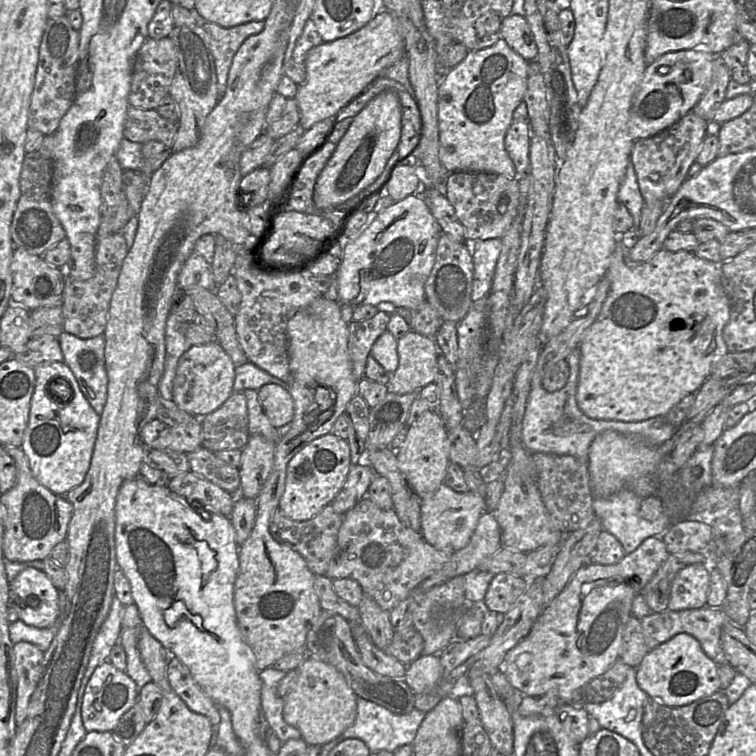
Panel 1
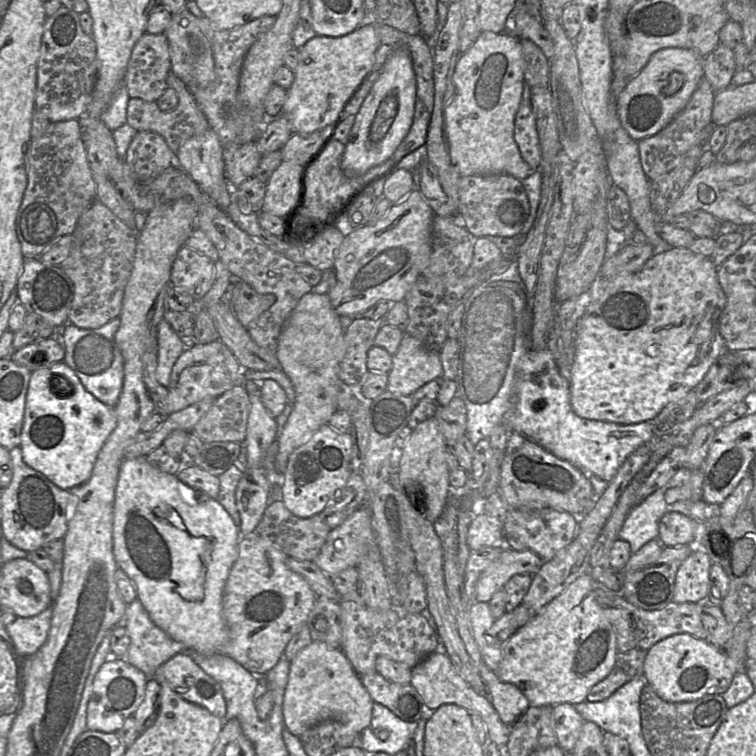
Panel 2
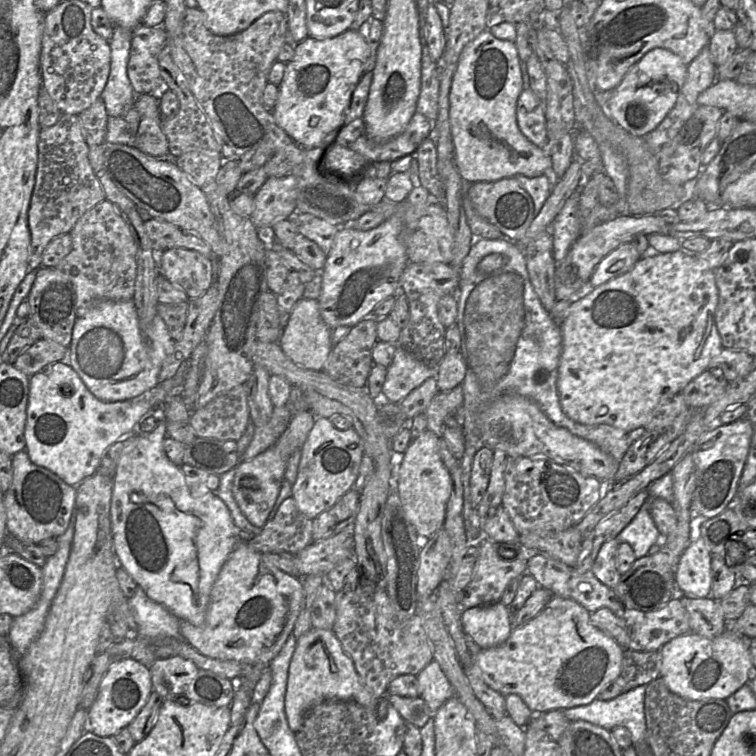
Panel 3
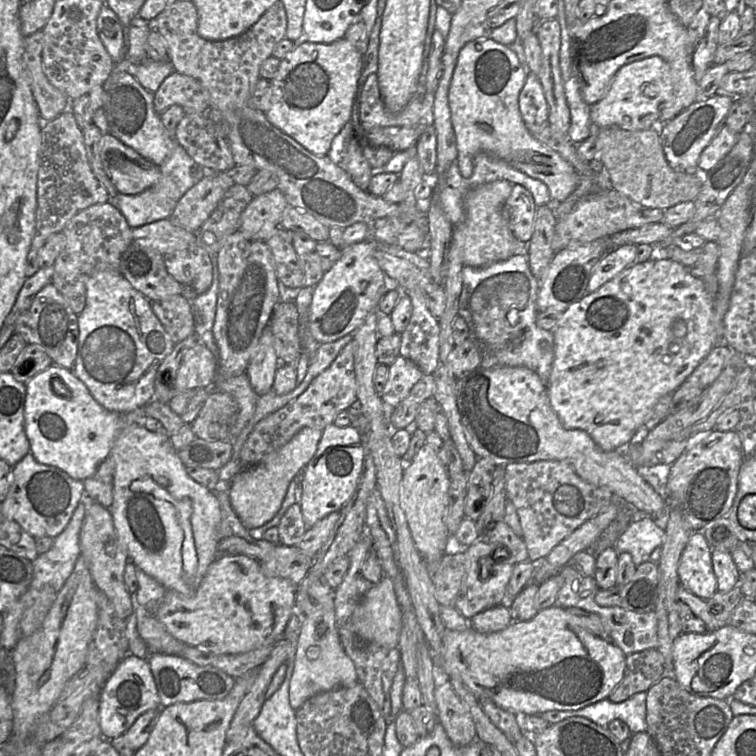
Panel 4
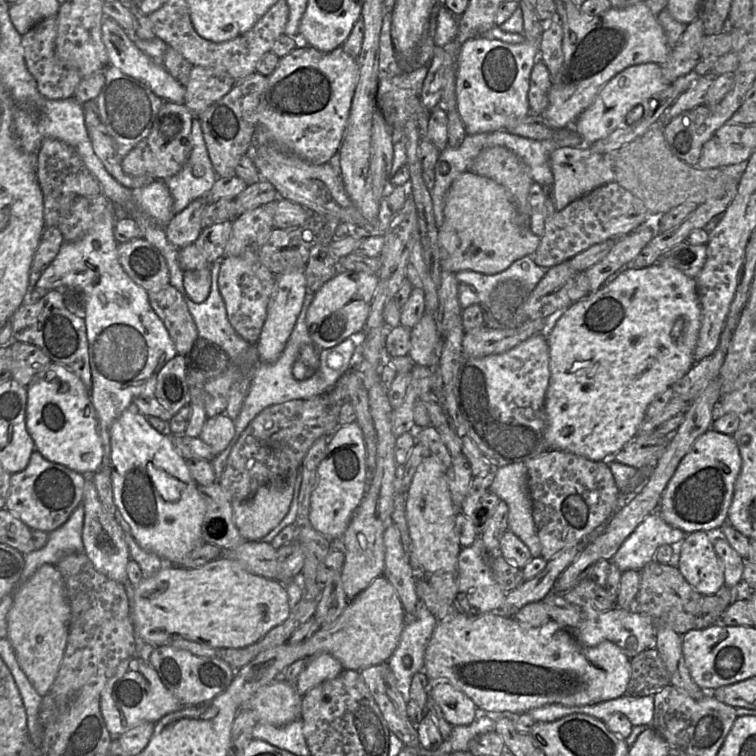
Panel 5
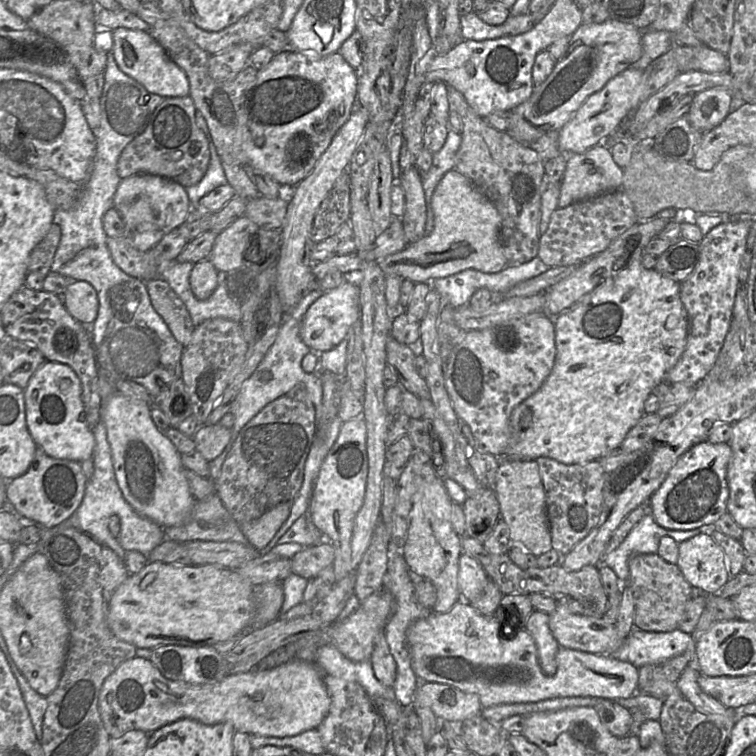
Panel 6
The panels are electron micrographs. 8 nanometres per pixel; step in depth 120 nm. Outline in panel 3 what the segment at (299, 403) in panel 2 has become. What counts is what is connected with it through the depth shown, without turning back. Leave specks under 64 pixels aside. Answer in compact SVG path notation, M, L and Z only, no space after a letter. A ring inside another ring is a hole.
M301 298L292 310L278 344L295 364L305 369L322 371L333 349L331 334L332 329L325 324L320 315L318 300Z

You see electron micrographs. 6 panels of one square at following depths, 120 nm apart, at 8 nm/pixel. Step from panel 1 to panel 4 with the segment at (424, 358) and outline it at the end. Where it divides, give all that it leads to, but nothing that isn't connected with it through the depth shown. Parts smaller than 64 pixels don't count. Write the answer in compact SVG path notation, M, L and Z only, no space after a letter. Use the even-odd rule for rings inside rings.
M399 355L389 366L388 378L381 392L386 407L395 408L423 375L423 371L413 361Z

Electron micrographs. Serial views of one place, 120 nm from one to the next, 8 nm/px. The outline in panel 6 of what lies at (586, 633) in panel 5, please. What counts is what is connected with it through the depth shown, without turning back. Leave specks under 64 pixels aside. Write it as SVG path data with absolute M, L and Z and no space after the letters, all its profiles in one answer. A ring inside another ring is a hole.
M559 602L555 611L549 615L549 626L561 647L594 654L612 655L626 639L619 636L616 623L607 623L602 617L574 613L566 604L559 604Z

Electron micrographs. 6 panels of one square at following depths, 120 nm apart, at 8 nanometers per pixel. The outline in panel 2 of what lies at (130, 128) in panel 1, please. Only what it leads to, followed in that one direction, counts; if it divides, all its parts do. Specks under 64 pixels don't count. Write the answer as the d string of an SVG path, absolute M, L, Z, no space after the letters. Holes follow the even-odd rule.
M170 70L167 77L167 85L175 90L178 96L178 106L171 112L162 111L156 102L147 102L140 98L130 98L127 107L127 123L137 132L149 131L161 135L169 148L175 154L180 146L188 139L203 134L210 127L209 122L199 108L193 94Z

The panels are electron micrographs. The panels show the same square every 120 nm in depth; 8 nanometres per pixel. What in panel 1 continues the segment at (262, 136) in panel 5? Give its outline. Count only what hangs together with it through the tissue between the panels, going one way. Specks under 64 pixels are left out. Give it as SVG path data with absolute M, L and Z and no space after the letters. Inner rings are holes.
M387 10L375 15L358 31L312 48L304 61L306 81L299 85L295 96L300 111L299 125L308 130L320 121L335 118L387 68L405 56L405 41L396 18Z

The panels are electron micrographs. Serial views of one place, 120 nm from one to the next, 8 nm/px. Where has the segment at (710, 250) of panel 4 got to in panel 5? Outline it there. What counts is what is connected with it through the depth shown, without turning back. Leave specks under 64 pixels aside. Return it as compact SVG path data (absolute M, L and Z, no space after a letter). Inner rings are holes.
M683 242L661 254L658 262L675 267L695 279L703 269L706 258L706 245L690 245Z

